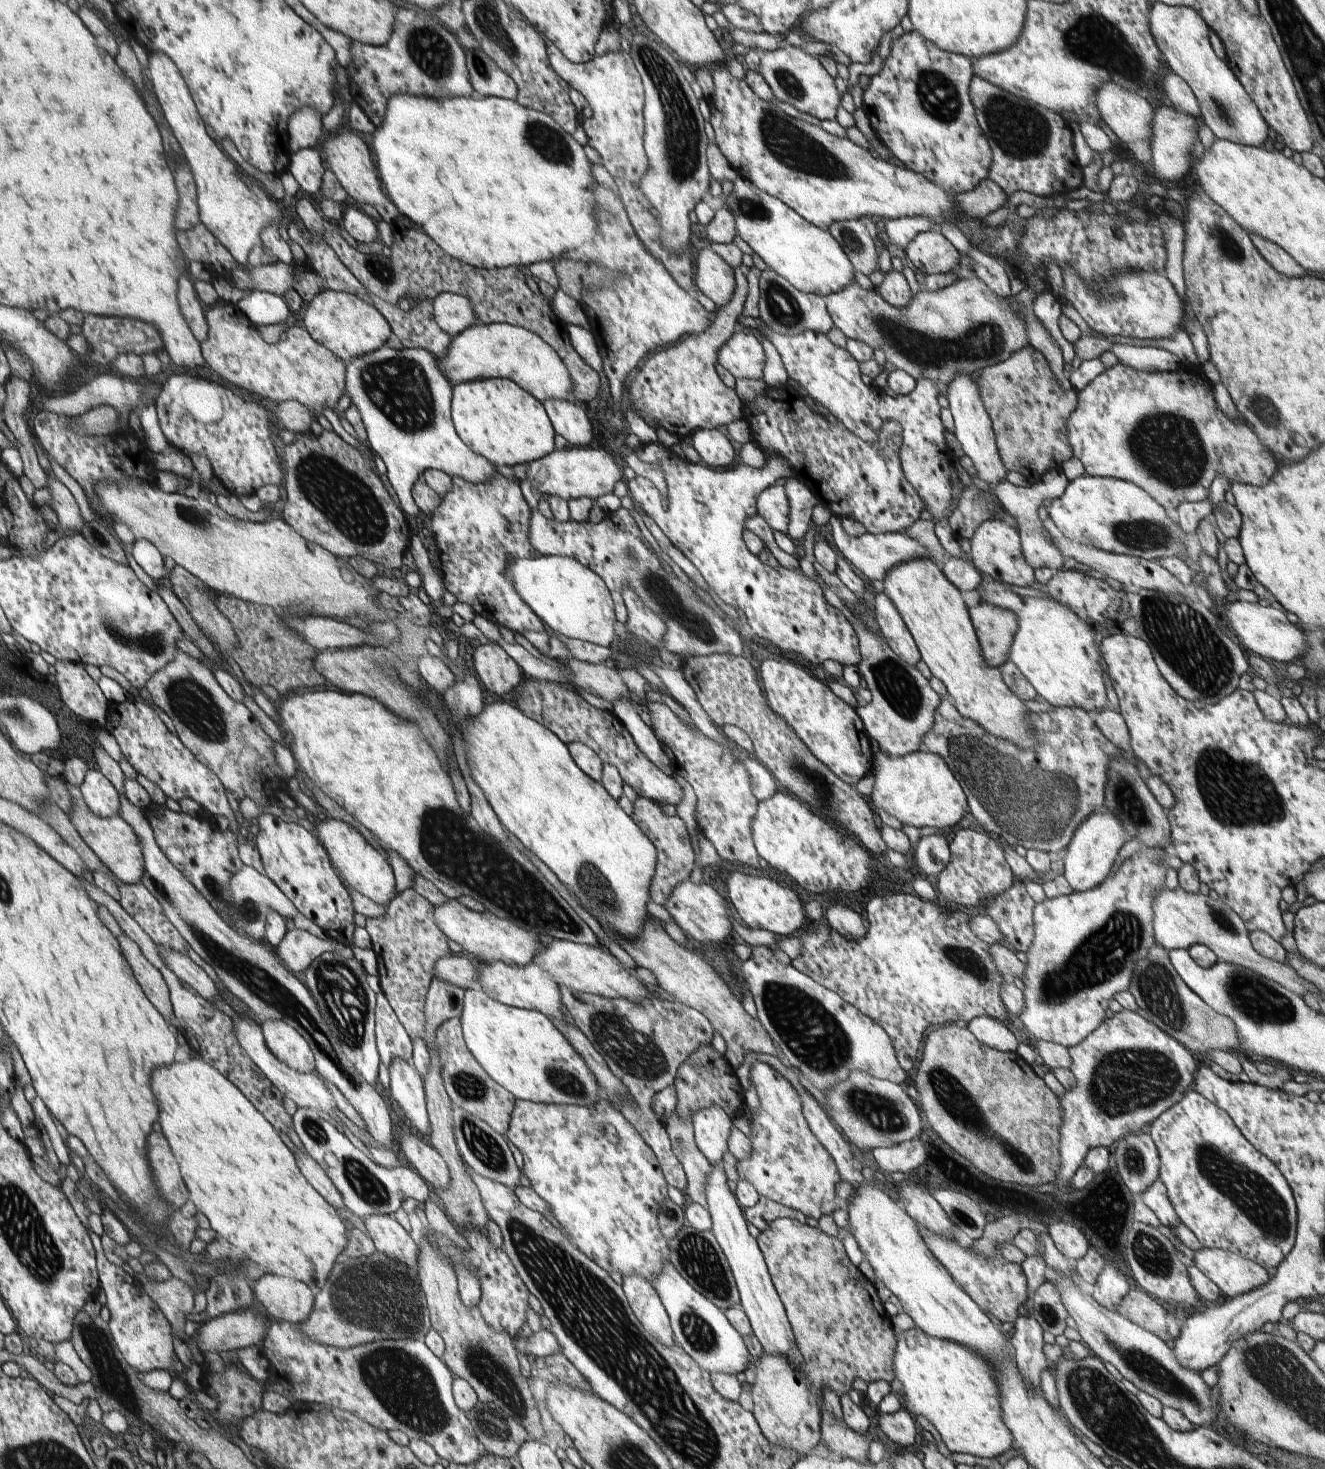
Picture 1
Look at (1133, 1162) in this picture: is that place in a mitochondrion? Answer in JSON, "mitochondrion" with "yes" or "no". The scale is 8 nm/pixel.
{"mitochondrion":"yes"}

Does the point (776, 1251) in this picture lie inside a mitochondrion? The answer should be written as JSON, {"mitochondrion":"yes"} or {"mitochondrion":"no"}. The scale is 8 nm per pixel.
{"mitochondrion":"no"}

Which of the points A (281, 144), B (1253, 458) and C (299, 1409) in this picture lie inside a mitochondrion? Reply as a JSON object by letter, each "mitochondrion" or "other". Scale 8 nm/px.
{"A":"other","B":"other","C":"other"}

